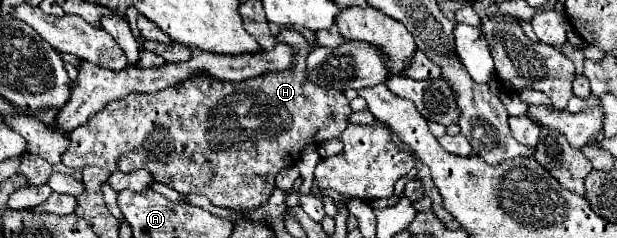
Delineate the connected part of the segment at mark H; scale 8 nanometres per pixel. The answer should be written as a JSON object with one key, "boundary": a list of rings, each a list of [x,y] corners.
{"boundary":[[[280,30],[276,34],[276,42],[296,48],[296,64],[288,72],[268,72],[240,84],[194,76],[184,84],[174,84],[172,88],[164,88],[154,94],[128,94],[118,102],[110,102],[98,114],[98,120],[90,118],[88,124],[70,134],[70,148],[62,156],[62,164],[74,170],[96,166],[106,172],[134,172],[144,168],[152,172],[156,182],[162,182],[182,194],[206,196],[214,206],[232,210],[260,208],[274,190],[276,174],[282,168],[296,164],[304,146],[338,138],[348,126],[348,114],[352,112],[340,90],[322,88],[306,78],[306,58],[312,46],[298,30]]]}

